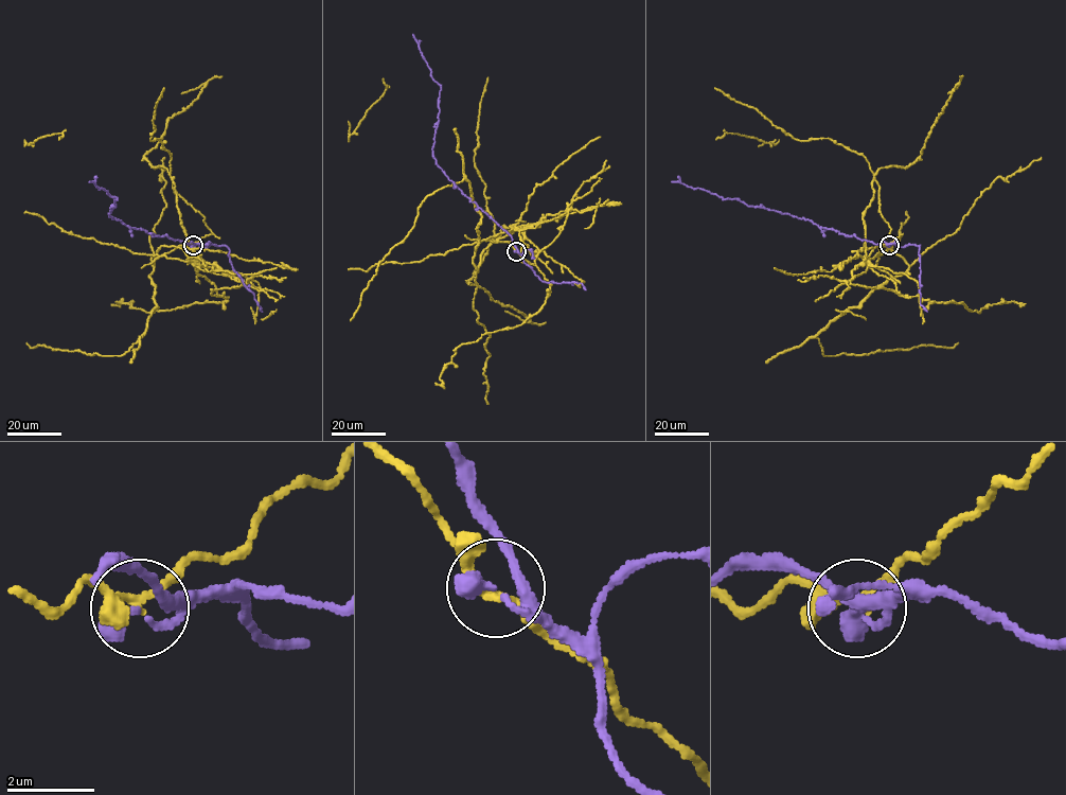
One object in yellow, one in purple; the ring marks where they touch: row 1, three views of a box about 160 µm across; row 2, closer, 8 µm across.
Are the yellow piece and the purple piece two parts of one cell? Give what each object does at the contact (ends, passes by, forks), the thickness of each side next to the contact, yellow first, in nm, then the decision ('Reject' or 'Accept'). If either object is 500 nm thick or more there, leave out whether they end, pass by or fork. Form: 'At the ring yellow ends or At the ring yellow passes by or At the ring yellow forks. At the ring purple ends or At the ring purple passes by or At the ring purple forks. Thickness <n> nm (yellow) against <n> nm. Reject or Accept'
At the ring yellow passes by. At the ring purple ends. Thickness 150 nm (yellow) against 380 nm. Reject

